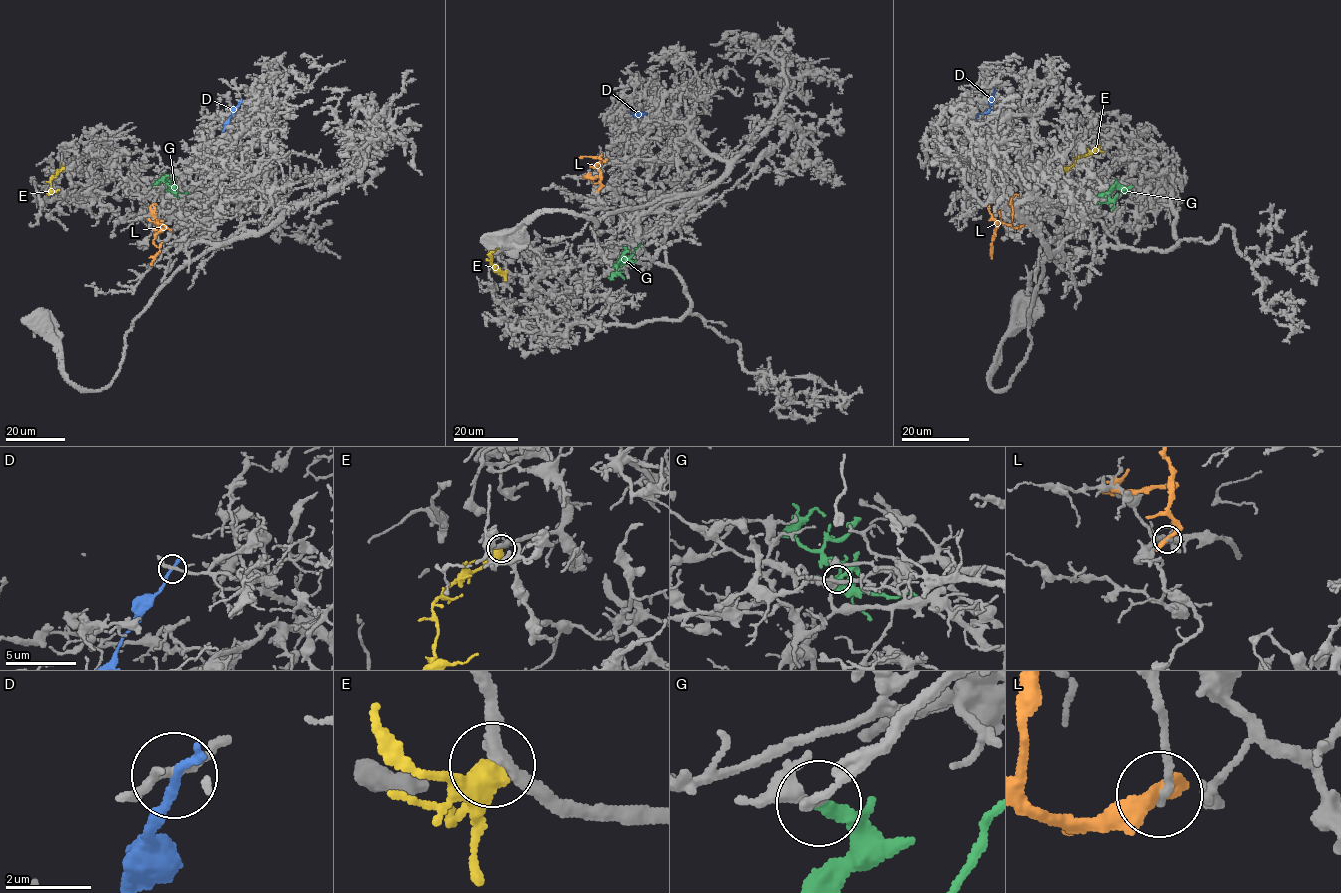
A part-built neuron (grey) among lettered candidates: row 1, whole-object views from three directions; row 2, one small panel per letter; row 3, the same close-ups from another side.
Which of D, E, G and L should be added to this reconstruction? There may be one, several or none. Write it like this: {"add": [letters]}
{"add": ["E", "G"]}

